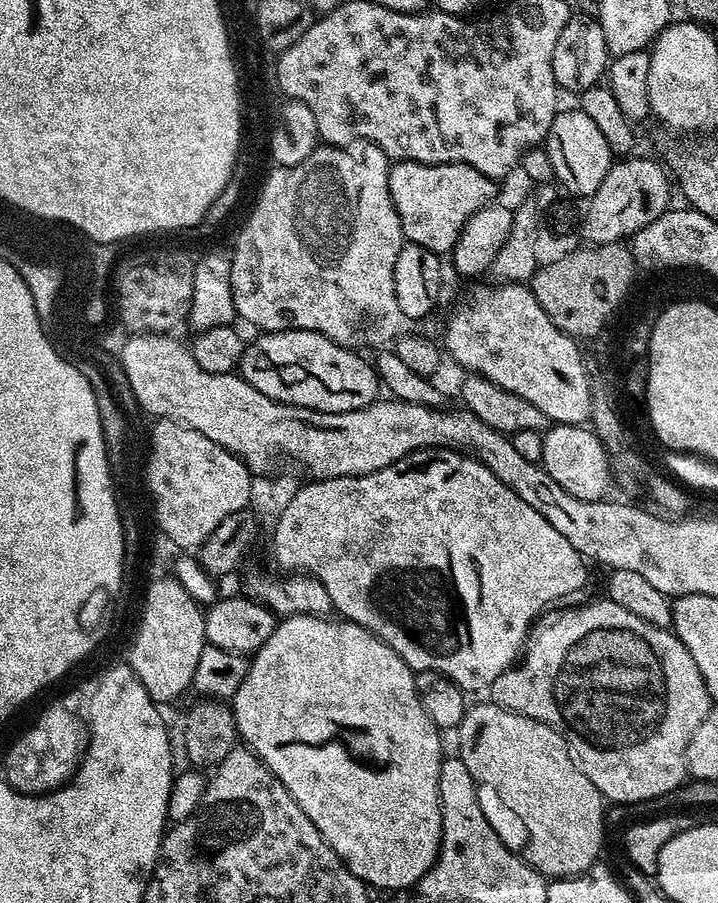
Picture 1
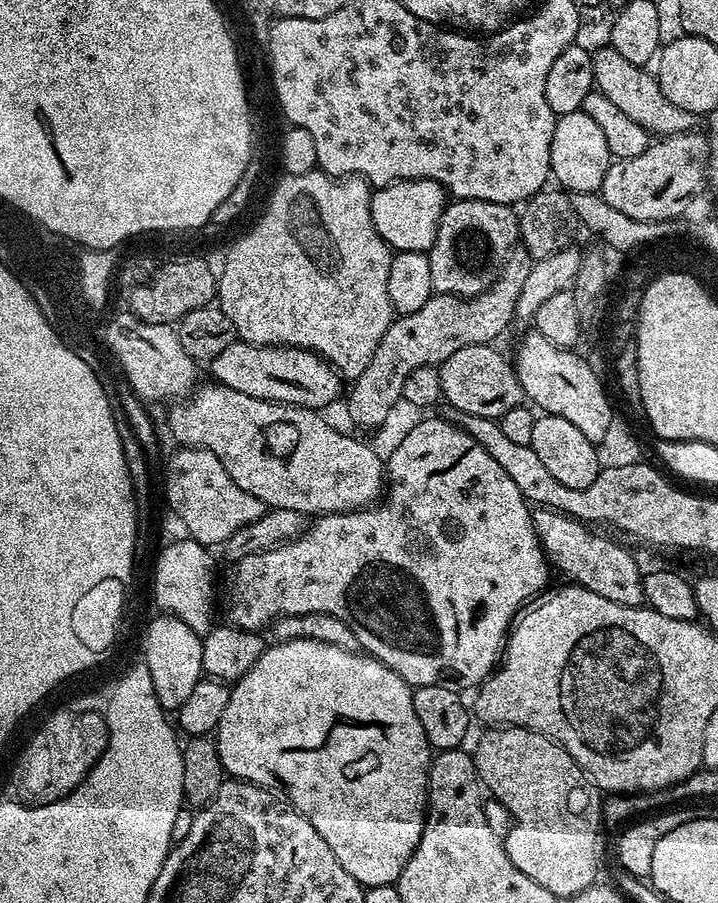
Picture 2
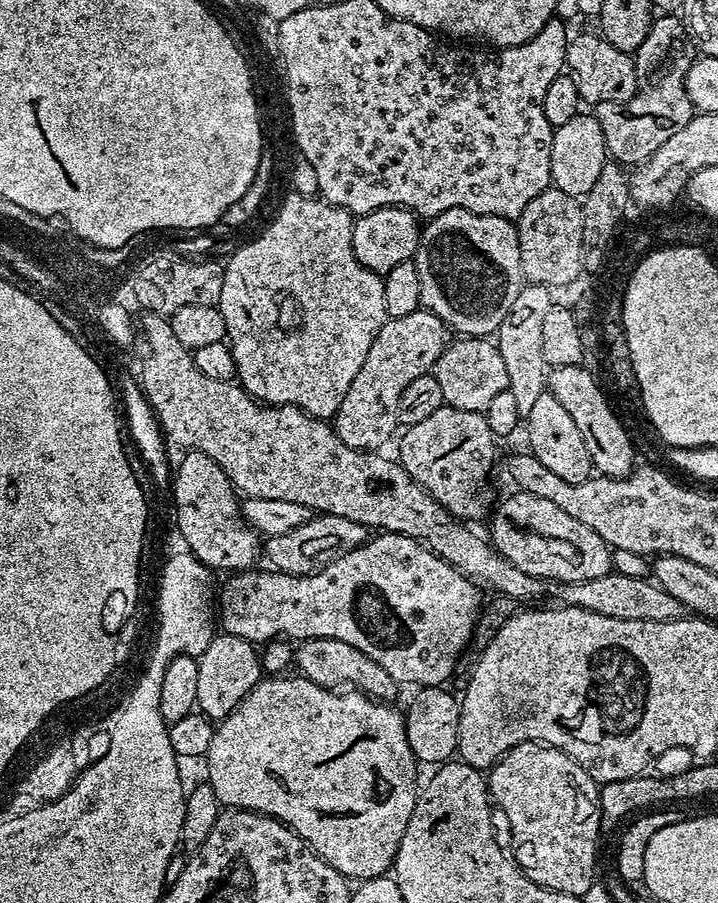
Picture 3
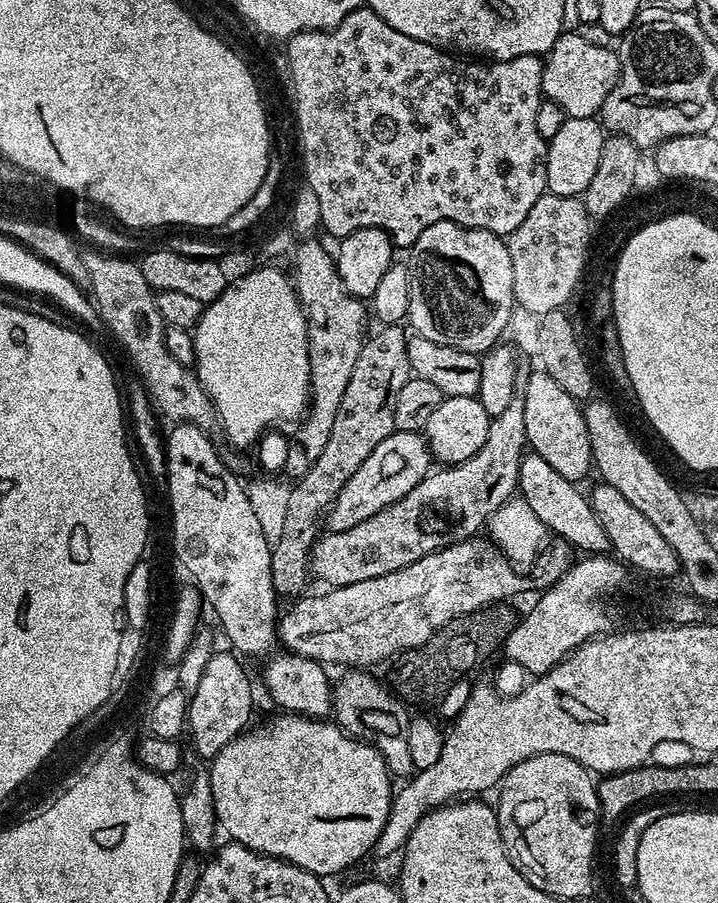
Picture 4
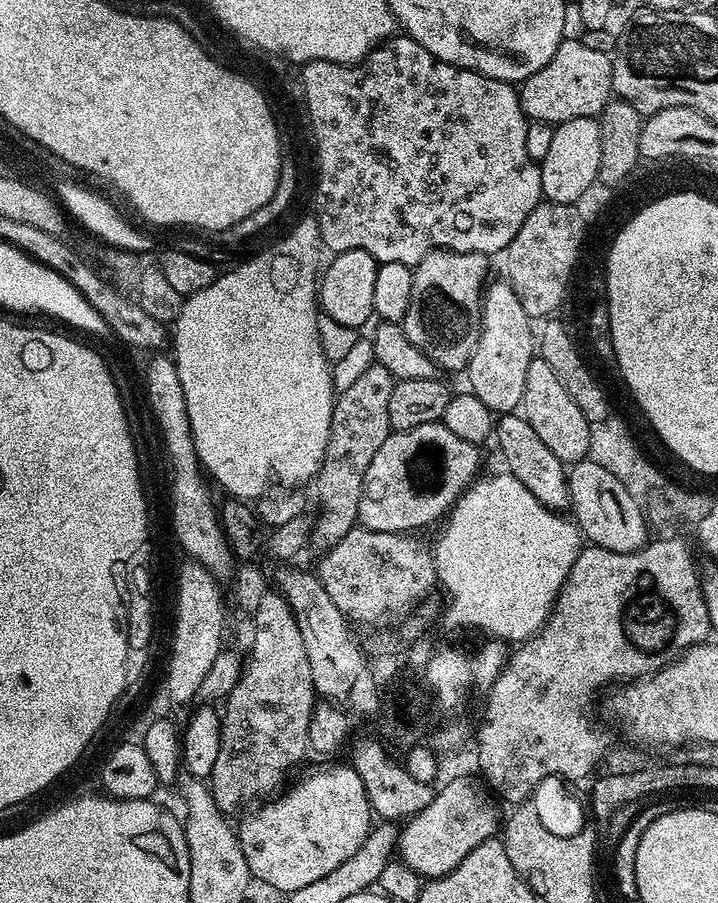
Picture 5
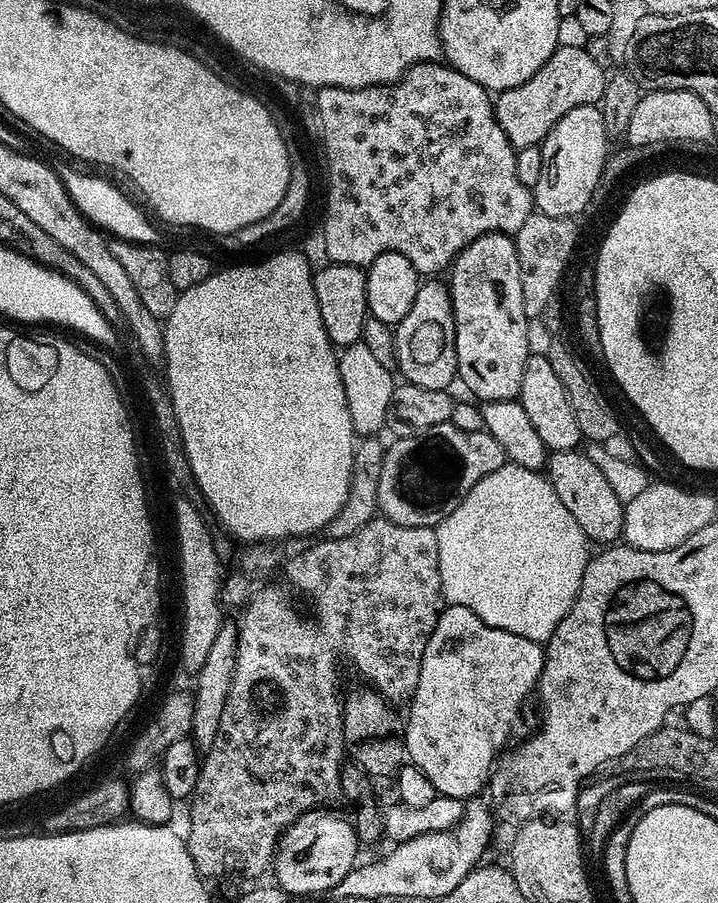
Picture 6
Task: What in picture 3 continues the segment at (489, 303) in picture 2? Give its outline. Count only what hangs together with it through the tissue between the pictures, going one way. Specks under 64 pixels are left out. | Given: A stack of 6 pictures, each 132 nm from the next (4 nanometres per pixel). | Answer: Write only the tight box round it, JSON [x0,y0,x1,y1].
[334,307,450,450]

